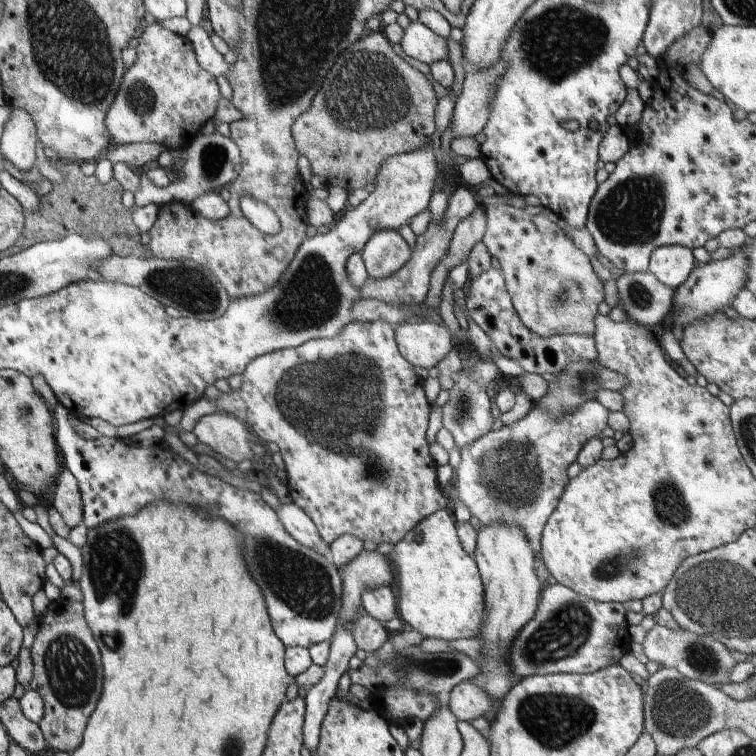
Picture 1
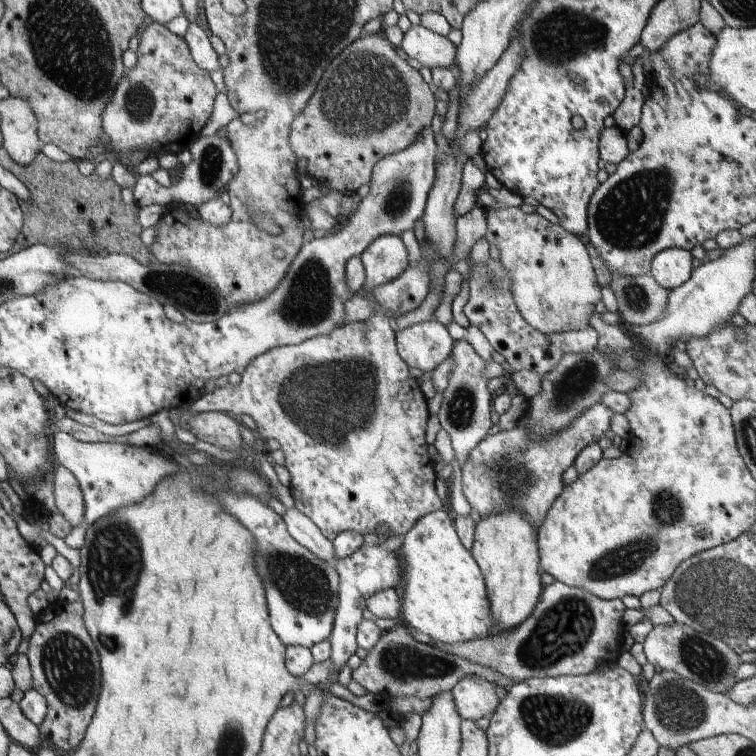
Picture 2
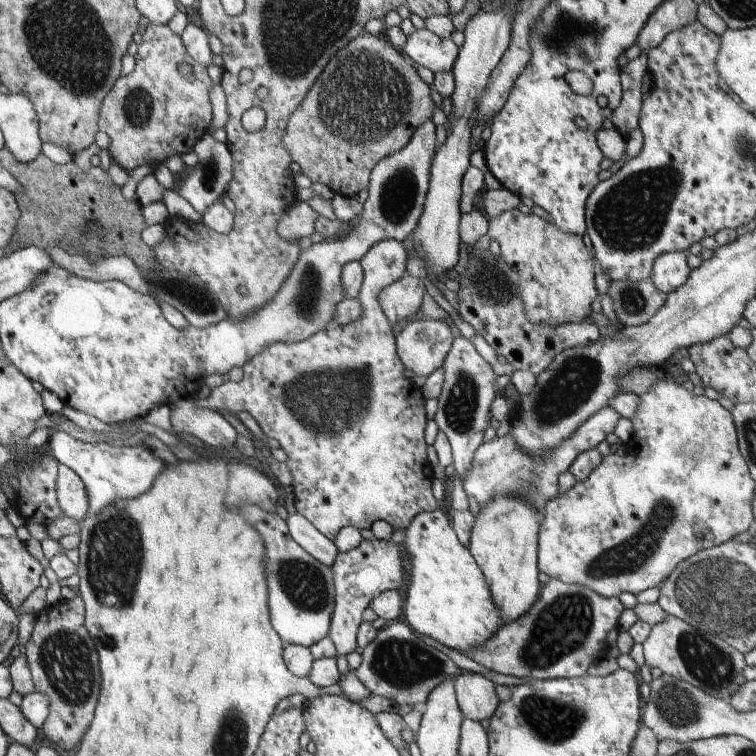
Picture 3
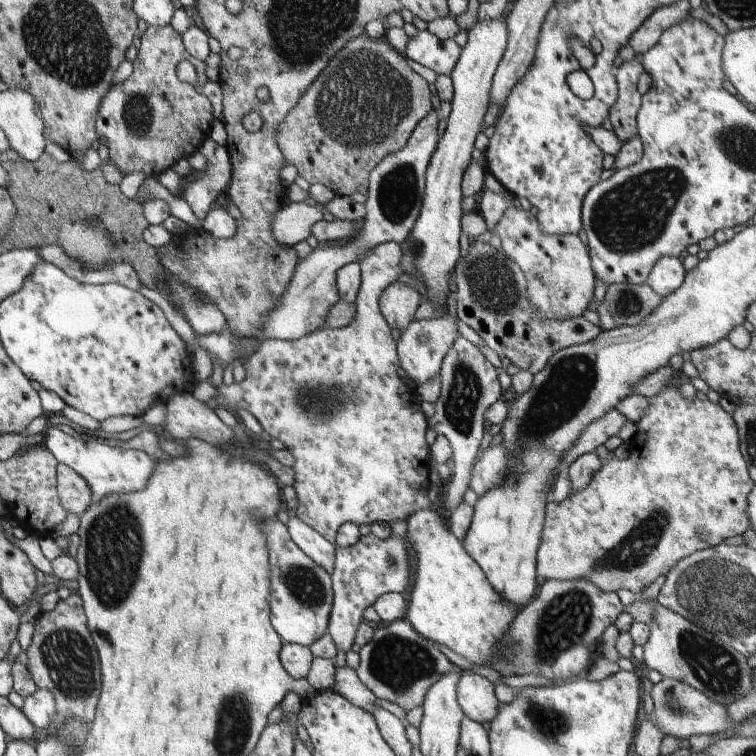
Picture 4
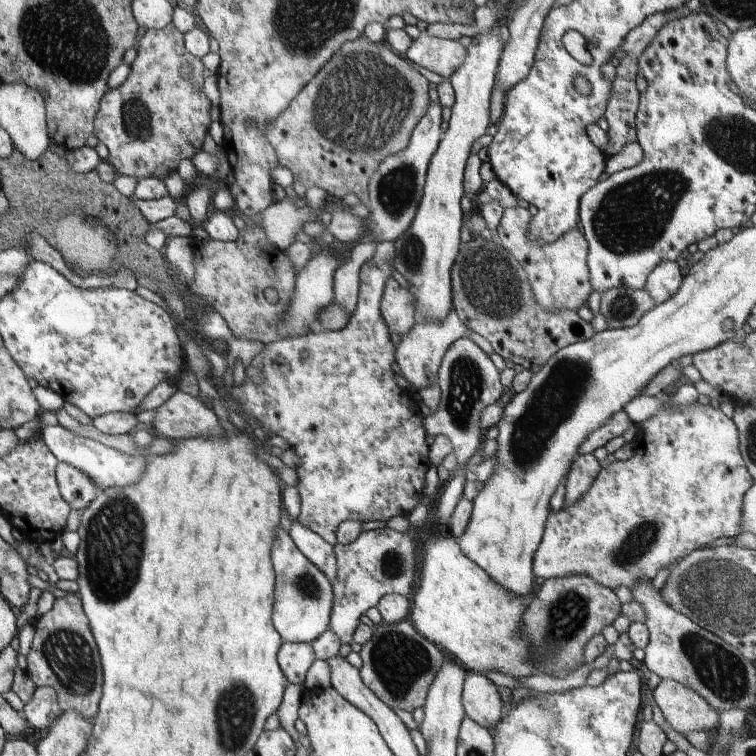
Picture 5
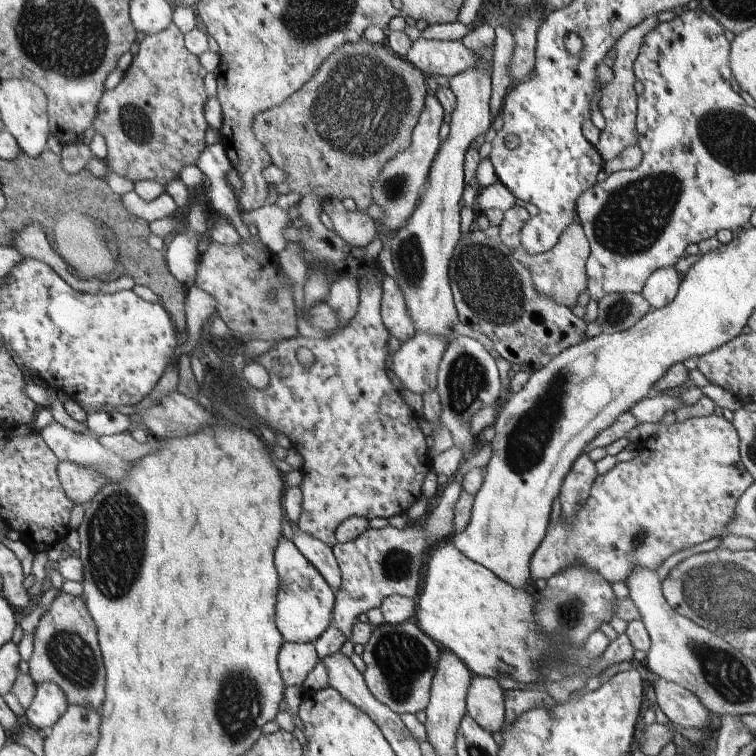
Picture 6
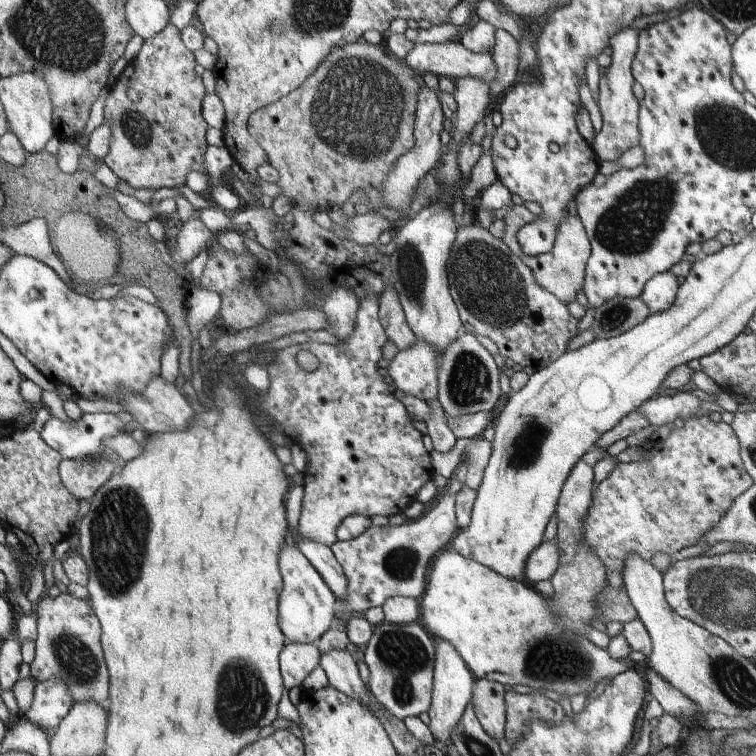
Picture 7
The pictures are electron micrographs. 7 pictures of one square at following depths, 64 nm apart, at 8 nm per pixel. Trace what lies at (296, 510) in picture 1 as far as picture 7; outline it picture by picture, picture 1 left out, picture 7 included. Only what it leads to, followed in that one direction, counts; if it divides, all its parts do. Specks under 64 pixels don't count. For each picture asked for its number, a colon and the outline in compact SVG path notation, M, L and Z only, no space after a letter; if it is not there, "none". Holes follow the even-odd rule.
2: M287 508L283 512L283 522L287 526L287 532L301 544L305 546L307 550L311 550L315 556L319 556L321 560L327 560L327 562L335 562L333 556L333 544L321 534L321 530L305 516L301 514L297 508Z
3: M289 514L285 520L287 528L289 528L289 536L309 554L313 556L317 562L325 564L325 566L333 566L337 560L337 546L327 540L305 516L301 514Z
4: M297 516L289 518L287 524L287 534L293 540L293 544L305 554L309 556L315 564L319 564L323 570L327 570L329 574L333 572L333 564L335 564L335 544L331 544L329 540L325 540L321 534L317 534L309 524L305 524L303 520L299 520Z
5: M297 518L289 522L291 522L289 538L293 540L293 544L309 562L313 562L327 576L329 582L333 582L335 568L337 568L333 548L325 540L321 540L317 534L313 534L309 528L305 528L301 522L297 522Z
6: M293 528L293 532L289 532L289 538L299 554L323 576L323 580L335 592L335 588L339 586L339 566L335 562L333 548L323 544L319 538L303 532L301 528Z
7: M299 540L299 544L295 544L295 548L307 558L307 562L321 576L323 584L331 590L331 594L335 598L343 598L347 594L347 580L343 576L341 566L333 558L331 548L325 548L311 540Z

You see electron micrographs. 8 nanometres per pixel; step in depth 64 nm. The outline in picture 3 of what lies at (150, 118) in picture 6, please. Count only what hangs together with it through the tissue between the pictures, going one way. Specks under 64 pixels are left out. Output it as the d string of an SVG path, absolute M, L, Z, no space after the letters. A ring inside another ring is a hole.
M145 22L141 36L137 38L139 50L135 54L135 68L129 76L115 82L115 88L107 94L99 114L99 130L109 136L111 162L121 168L135 170L143 164L161 164L167 156L187 154L193 150L193 140L199 138L209 120L209 92L213 82L205 68L197 64L187 48L181 44L181 36L169 26L157 26ZM177 66L191 66L191 74L185 78ZM179 134L185 142L171 142L169 136Z

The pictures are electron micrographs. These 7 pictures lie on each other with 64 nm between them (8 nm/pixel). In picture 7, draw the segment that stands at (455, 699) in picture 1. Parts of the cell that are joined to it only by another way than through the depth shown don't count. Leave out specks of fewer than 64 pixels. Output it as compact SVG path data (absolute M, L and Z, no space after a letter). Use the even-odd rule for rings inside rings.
M475 678L471 686L469 706L479 722L479 726L491 736L491 738L505 738L503 726L505 726L505 690L501 684Z

